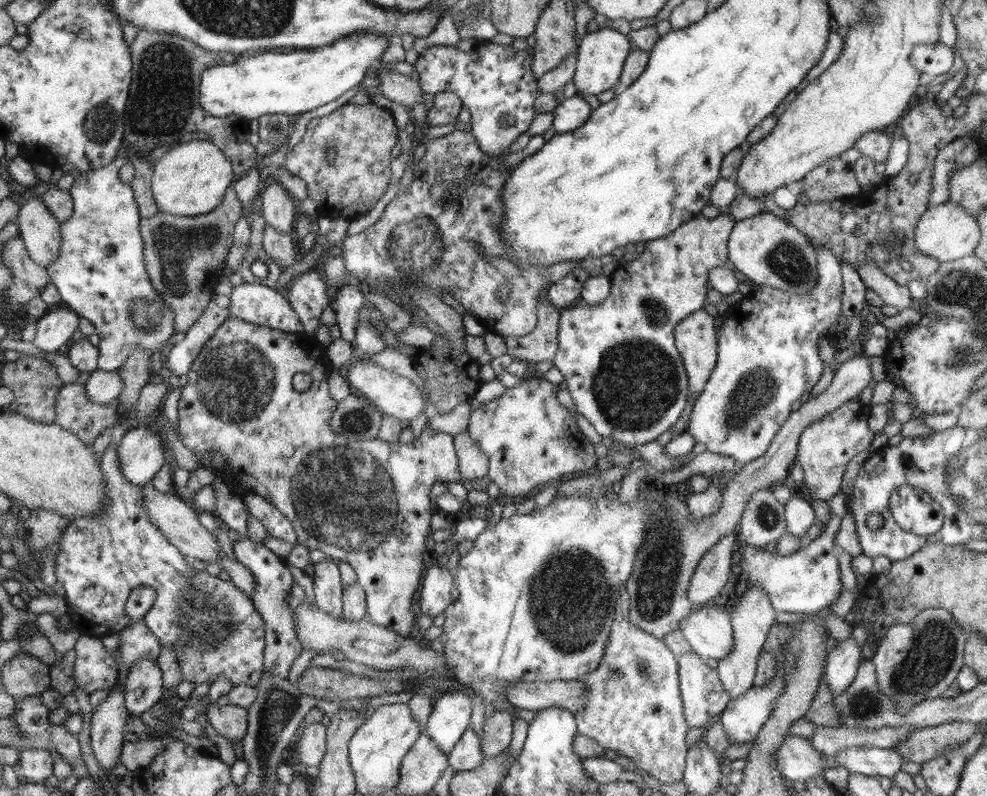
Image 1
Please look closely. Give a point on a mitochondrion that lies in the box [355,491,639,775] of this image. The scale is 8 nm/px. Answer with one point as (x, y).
(559, 601)

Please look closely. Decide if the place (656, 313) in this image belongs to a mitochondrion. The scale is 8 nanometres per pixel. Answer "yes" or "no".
yes

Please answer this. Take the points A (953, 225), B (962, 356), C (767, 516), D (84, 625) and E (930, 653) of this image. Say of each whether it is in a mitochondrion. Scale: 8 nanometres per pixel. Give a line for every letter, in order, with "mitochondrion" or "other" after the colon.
A: other
B: mitochondrion
C: mitochondrion
D: other
E: mitochondrion

